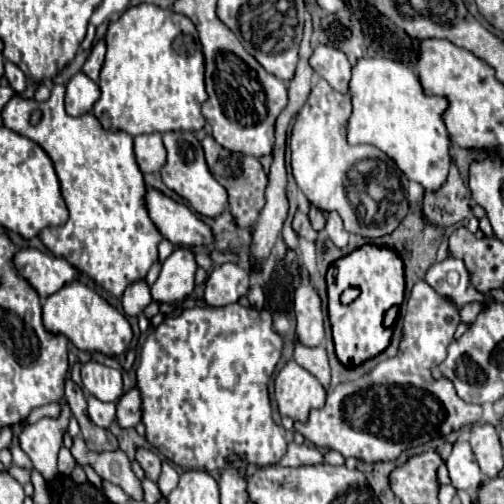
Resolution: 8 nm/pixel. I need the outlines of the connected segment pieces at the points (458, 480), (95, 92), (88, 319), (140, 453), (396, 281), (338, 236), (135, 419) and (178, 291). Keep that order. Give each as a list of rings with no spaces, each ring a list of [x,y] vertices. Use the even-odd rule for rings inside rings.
[[[456,441],[454,443],[454,449],[452,449],[450,457],[446,459],[446,465],[448,465],[452,485],[456,489],[464,489],[464,491],[472,493],[478,489],[478,485],[484,479],[468,441]]]
[[[76,73],[66,85],[66,113],[72,117],[90,113],[98,97],[100,97],[98,85],[84,73]]]
[[[80,281],[66,283],[60,291],[48,295],[42,301],[42,321],[50,333],[66,335],[80,351],[88,353],[102,353],[116,357],[126,353],[132,341],[132,327],[126,321],[126,317]]]
[[[138,447],[136,449],[136,461],[142,465],[142,469],[146,471],[146,477],[150,481],[158,481],[160,469],[162,469],[162,459],[154,451],[144,449],[144,447]]]
[[[370,243],[362,245],[330,265],[326,273],[326,287],[328,287],[328,315],[332,323],[336,355],[342,361],[342,365],[354,367],[382,353],[392,337],[392,329],[386,329],[382,325],[384,313],[392,305],[400,305],[404,297],[404,263],[400,253],[384,245],[370,245]],[[350,287],[358,287],[360,295],[352,303],[342,305],[340,295]]]
[[[332,211],[330,215],[328,215],[328,223],[326,223],[326,235],[334,241],[334,245],[336,247],[340,247],[340,249],[344,249],[346,245],[348,245],[348,231],[344,229],[344,225],[342,225],[342,219],[340,219],[340,215],[336,213],[336,211]]]
[[[134,387],[128,393],[124,393],[118,399],[118,423],[120,427],[136,427],[142,419],[142,397],[140,397],[140,389]]]
[[[188,247],[176,249],[160,269],[156,283],[152,285],[152,299],[160,303],[180,305],[194,289],[194,273],[198,265],[194,253]]]

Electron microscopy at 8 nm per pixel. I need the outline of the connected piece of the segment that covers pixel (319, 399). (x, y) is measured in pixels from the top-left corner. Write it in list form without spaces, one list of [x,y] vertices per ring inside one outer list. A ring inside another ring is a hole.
[[[288,361],[274,379],[274,399],[280,415],[304,419],[312,407],[322,407],[326,399],[320,381],[296,361]]]

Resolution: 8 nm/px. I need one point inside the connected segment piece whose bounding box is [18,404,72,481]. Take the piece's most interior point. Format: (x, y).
(41, 442)

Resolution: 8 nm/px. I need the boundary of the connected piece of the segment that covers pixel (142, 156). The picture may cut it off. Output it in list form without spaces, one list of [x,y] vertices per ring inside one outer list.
[[[160,133],[134,137],[134,153],[136,153],[136,161],[142,173],[160,171],[166,163],[166,147],[162,143]]]

